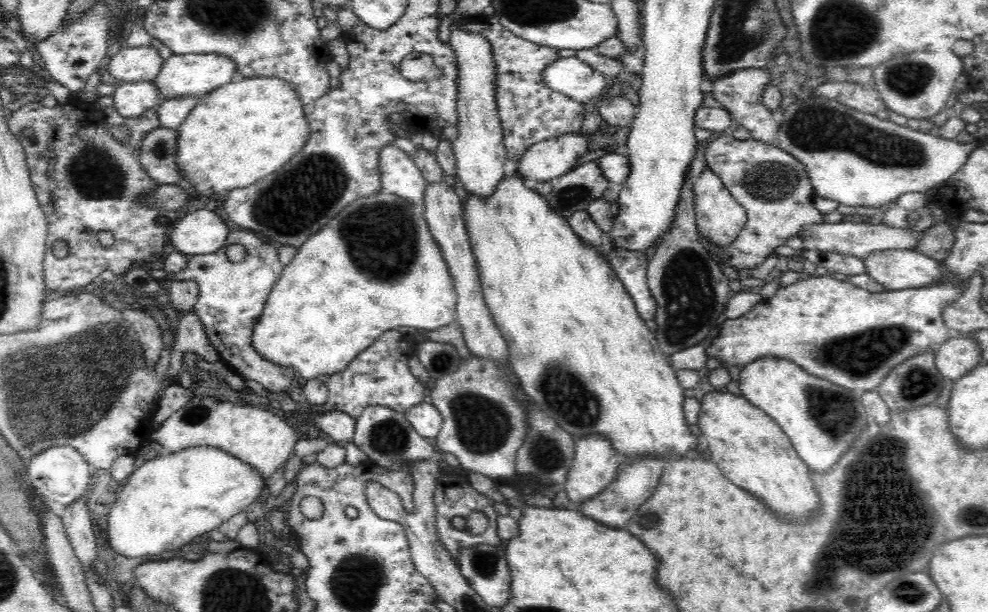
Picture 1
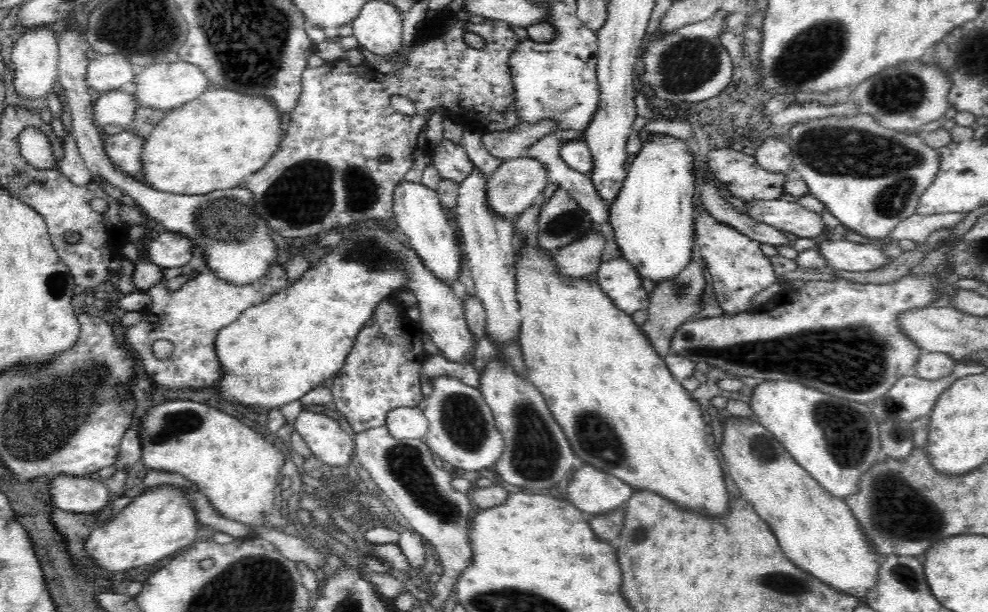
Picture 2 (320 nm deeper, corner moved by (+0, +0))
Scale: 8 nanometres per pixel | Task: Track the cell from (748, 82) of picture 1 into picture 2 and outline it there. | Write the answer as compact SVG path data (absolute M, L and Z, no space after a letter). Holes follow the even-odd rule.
M769 137L763 141L754 154L757 163L770 172L790 174L794 170L790 145L778 137Z

